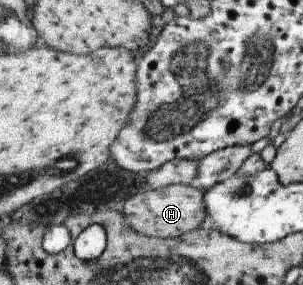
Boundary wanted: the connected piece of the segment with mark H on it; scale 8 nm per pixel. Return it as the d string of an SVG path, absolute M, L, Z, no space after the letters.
M174 184L162 189L152 189L130 197L123 209L128 223L142 235L155 238L176 238L202 227L208 219L206 191L196 185Z

